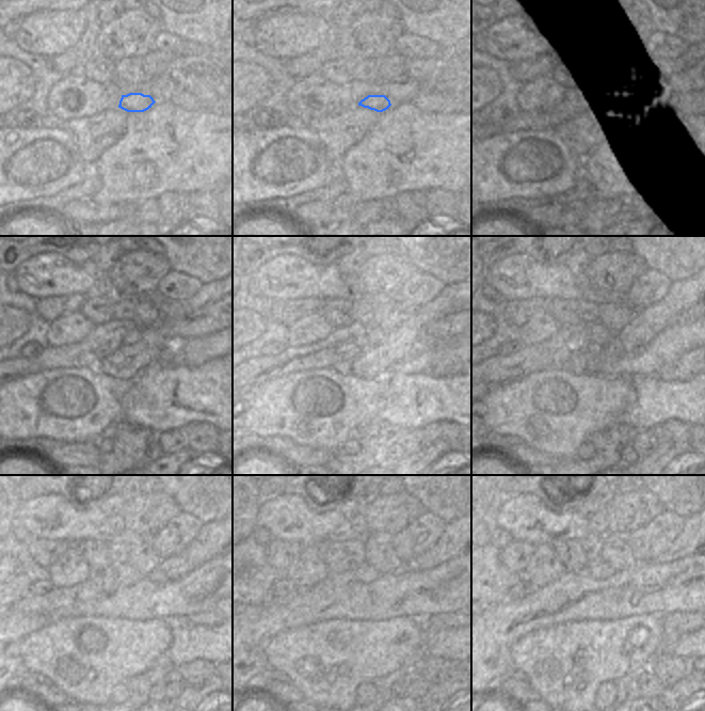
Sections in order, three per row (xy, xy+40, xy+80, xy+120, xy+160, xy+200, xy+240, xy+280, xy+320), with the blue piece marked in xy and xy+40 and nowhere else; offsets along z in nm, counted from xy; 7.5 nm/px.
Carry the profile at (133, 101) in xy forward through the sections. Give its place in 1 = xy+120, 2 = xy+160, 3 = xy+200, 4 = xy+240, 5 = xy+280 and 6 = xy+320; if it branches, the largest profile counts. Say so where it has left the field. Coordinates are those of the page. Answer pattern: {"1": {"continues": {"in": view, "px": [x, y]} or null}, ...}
{"1": {"continues": {"in": "xy+120", "px": [138, 334]}}, "2": {"continues": {"in": "xy+160", "px": [372, 335]}}, "3": {"continues": {"in": "xy+200", "px": [598, 336]}}, "4": {"continues": {"in": "xy+240", "px": [123, 574]}}, "5": {"continues": {"in": "xy+280", "px": [363, 572]}}, "6": {"continues": {"in": "xy+320", "px": [598, 569]}}}

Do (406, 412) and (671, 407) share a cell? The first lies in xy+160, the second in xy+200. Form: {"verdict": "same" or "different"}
{"verdict": "same"}

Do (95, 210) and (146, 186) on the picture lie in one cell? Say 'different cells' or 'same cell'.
different cells

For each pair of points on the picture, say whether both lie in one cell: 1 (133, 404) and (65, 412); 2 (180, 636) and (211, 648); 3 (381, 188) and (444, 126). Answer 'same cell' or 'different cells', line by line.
1: different cells
2: same cell
3: same cell

